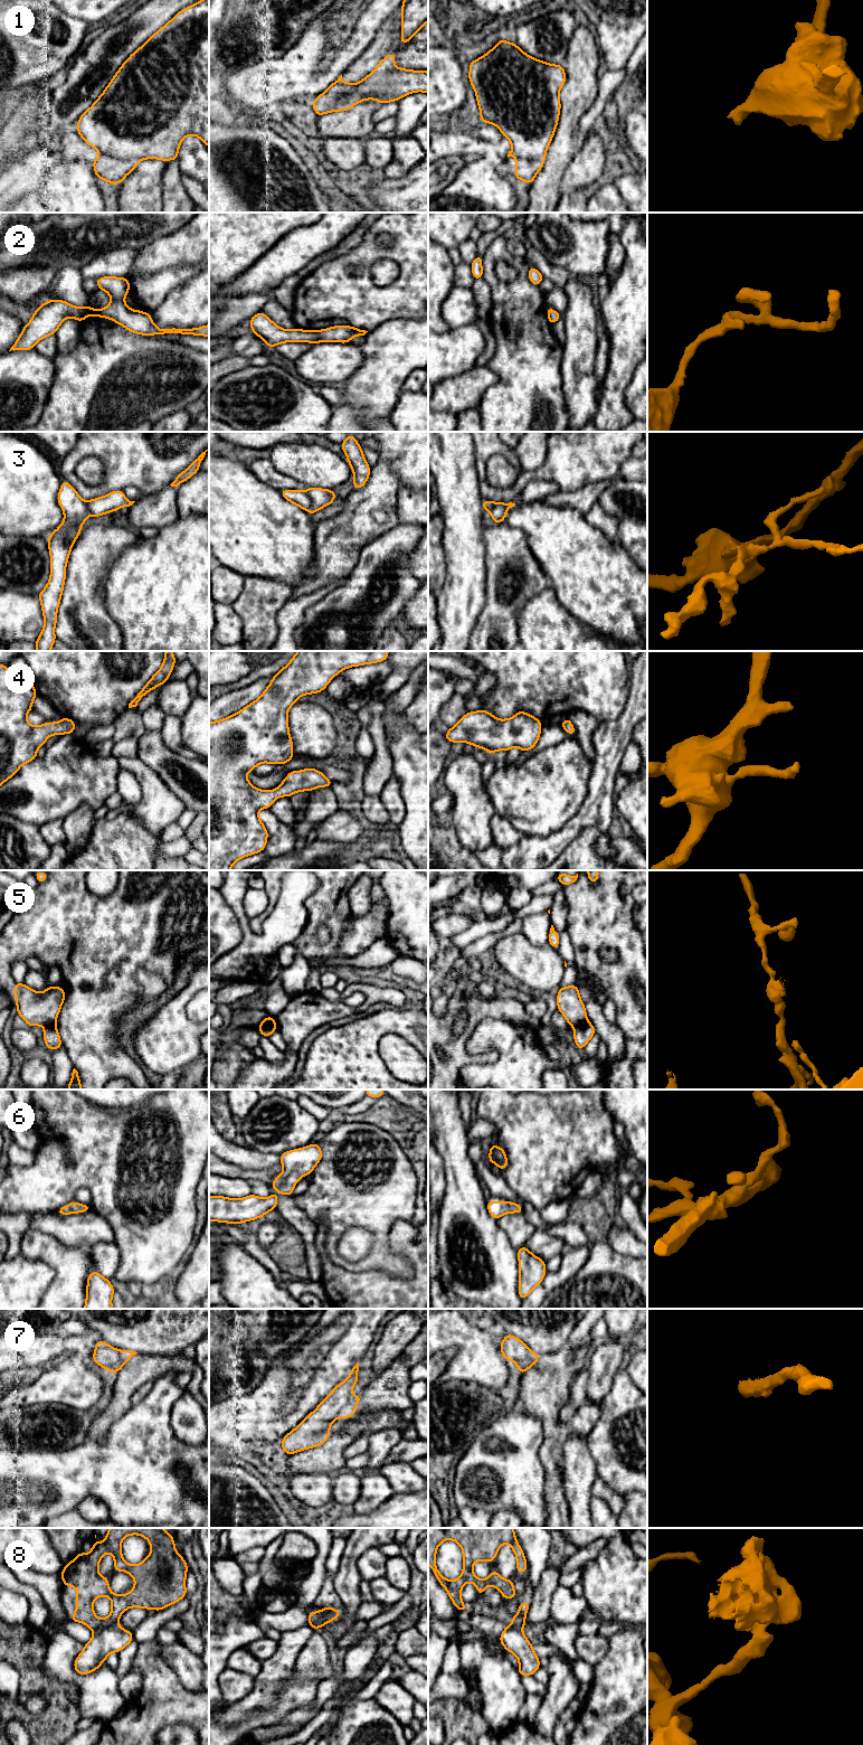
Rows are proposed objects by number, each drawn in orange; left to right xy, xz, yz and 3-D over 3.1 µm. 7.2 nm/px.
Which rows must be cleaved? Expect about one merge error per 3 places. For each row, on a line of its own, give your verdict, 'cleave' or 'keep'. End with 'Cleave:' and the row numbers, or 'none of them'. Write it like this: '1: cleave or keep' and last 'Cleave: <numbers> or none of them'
1: cleave
2: keep
3: cleave
4: keep
5: cleave
6: keep
7: keep
8: cleave
Cleave: 1, 3, 5, 8

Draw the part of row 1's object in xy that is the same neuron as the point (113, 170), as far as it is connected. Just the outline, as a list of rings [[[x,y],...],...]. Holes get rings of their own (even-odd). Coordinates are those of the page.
[[[101,153],[93,160],[94,173],[98,179],[105,180],[111,185],[120,185],[136,168],[139,162],[131,159],[116,159]]]

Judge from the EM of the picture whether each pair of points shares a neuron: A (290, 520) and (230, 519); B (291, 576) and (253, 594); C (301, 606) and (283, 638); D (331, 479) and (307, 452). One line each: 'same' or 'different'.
A: same
B: different
C: same
D: same

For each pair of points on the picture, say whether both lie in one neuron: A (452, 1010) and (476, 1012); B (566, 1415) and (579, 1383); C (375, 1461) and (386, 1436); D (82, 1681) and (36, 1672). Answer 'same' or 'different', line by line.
A: same
B: same
C: same
D: different

